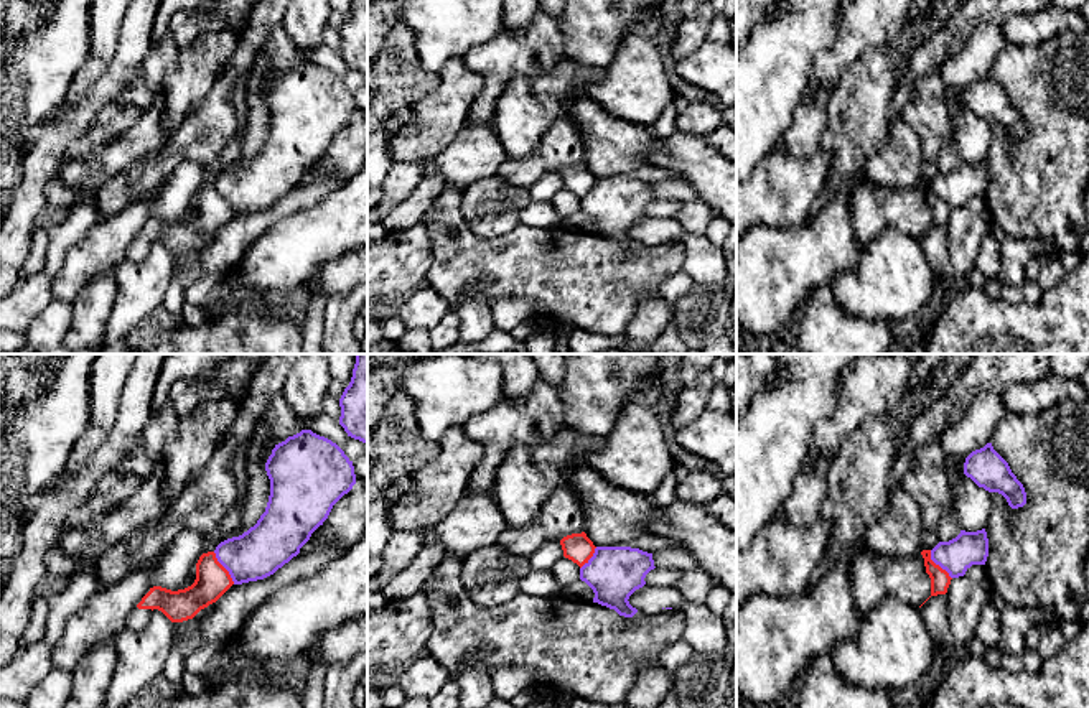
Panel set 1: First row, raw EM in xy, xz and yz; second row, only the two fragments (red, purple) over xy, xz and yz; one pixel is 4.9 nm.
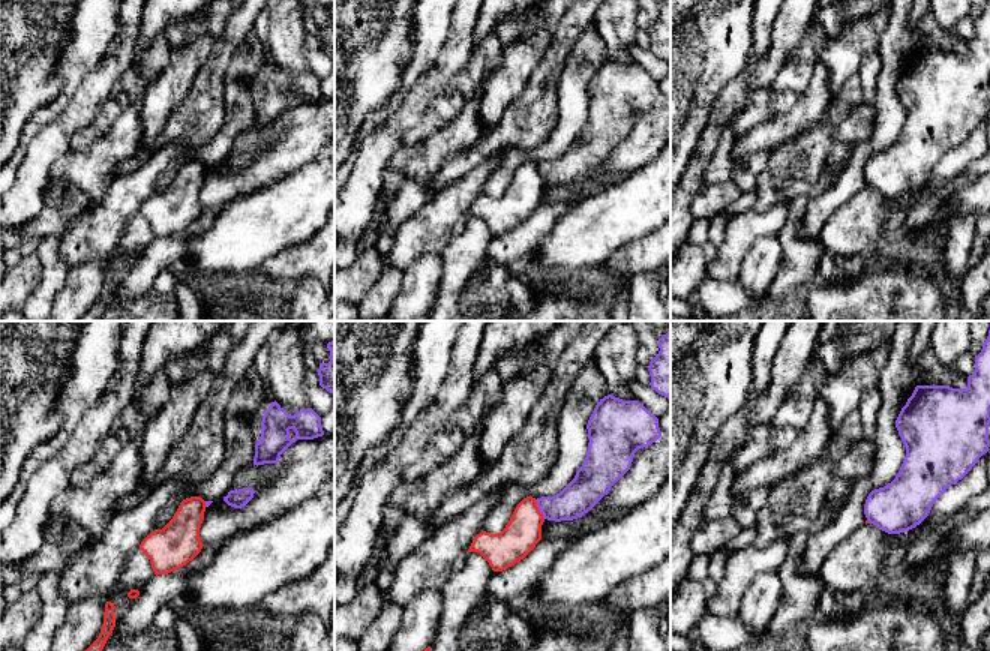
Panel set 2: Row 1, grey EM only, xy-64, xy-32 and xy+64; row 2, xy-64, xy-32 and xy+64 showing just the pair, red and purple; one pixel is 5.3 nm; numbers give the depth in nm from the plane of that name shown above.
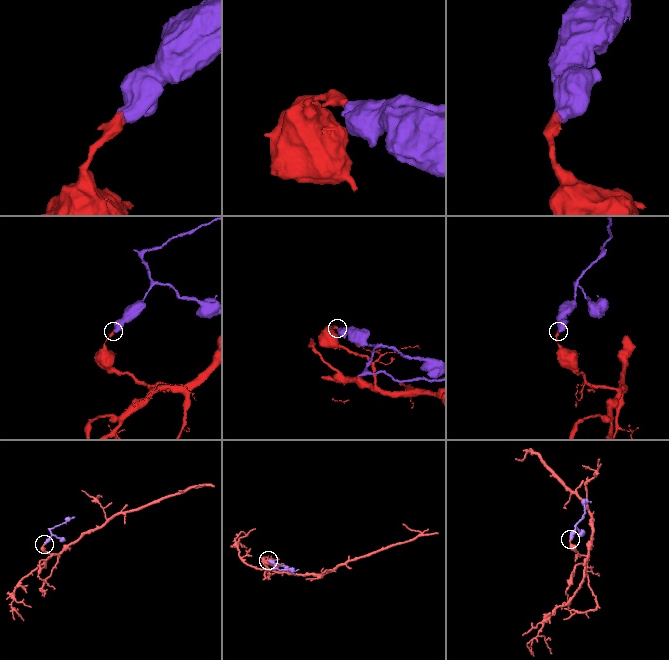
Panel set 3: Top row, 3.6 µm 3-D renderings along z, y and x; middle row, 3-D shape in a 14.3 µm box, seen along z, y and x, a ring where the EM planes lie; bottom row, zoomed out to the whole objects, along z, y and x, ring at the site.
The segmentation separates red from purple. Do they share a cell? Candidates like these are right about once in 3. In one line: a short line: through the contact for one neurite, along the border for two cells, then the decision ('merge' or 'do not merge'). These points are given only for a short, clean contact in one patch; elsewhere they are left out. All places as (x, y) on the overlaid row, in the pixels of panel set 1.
line xy (213, 552), (234, 583); do not merge

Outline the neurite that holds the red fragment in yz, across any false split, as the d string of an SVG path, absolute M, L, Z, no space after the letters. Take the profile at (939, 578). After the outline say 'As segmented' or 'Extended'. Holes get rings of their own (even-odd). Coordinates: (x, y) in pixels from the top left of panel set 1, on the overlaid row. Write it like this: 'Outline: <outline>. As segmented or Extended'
Outline: M923 550L921 555L924 558L926 573L931 578L931 596L946 594L952 578L931 560L931 550Z. As segmented

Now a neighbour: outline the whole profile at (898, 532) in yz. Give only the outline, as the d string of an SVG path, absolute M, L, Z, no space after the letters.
M901 484L865 532L863 547L876 555L911 558L923 552L923 532L923 512Z

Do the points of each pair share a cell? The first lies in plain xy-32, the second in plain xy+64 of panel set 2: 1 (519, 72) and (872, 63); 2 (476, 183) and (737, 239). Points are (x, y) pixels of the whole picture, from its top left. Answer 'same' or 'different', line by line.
1: different
2: same

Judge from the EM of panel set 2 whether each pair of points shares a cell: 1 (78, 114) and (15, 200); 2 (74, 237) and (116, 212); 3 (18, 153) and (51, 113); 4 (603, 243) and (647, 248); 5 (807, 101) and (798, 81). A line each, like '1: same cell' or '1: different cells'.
1: same cell
2: same cell
3: same cell
4: different cells
5: different cells

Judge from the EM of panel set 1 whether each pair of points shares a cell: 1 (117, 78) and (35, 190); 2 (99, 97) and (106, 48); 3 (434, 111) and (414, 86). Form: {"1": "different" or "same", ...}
{"1": "same", "2": "different", "3": "different"}

